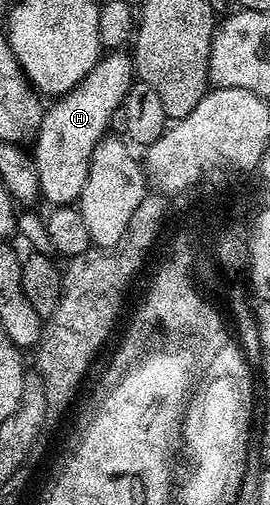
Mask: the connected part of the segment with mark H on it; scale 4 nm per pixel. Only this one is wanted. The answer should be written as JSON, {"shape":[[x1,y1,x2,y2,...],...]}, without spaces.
{"shape":[[109,52,97,61,95,68,83,78,78,86,60,95,54,101,57,103,44,111,41,127,38,129,37,137,31,146,31,155,39,172,40,197,44,201,49,201,50,207,71,206,80,199,83,184,87,184,91,156,110,129,112,113,116,109,124,107,125,97,132,88,134,81,135,71,132,57,125,52]]}

